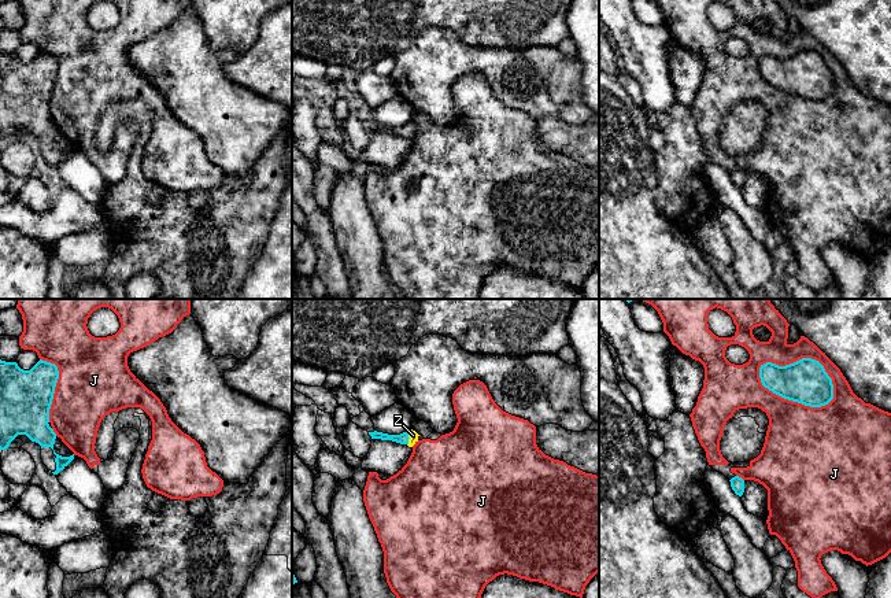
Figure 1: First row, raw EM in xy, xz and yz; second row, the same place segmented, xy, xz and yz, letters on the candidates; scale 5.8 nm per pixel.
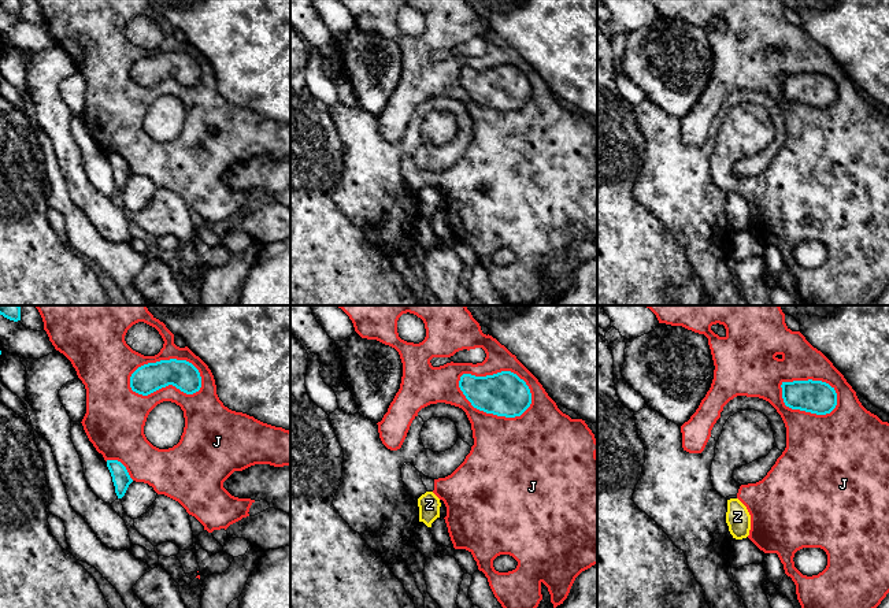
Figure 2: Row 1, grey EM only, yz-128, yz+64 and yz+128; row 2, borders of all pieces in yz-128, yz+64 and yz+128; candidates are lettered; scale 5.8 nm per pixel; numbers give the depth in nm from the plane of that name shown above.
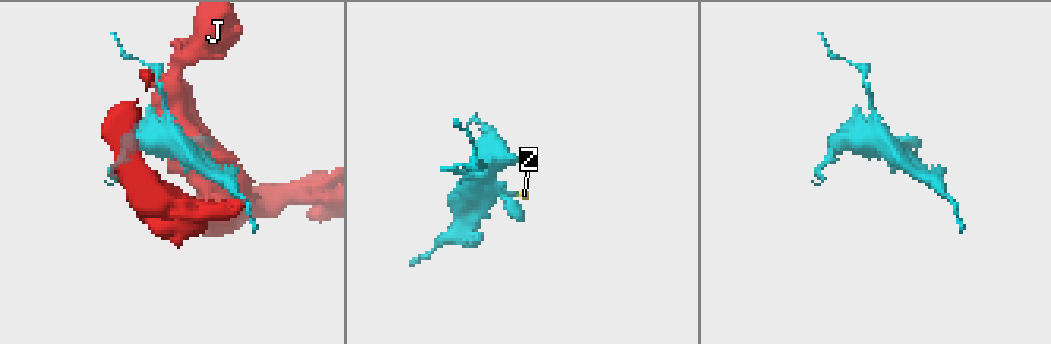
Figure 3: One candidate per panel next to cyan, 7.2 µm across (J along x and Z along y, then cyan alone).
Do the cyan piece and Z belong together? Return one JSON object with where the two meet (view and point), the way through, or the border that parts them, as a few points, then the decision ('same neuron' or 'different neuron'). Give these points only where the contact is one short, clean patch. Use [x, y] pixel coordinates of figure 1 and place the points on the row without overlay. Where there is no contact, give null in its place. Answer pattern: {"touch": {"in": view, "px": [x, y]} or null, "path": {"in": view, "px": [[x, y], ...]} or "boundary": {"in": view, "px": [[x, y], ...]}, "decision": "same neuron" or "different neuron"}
{"touch": {"in": "xz", "px": [409, 130]}, "path": {"in": "xz", "px": [[403, 130], [409, 130], [413, 128]]}, "decision": "same neuron"}

